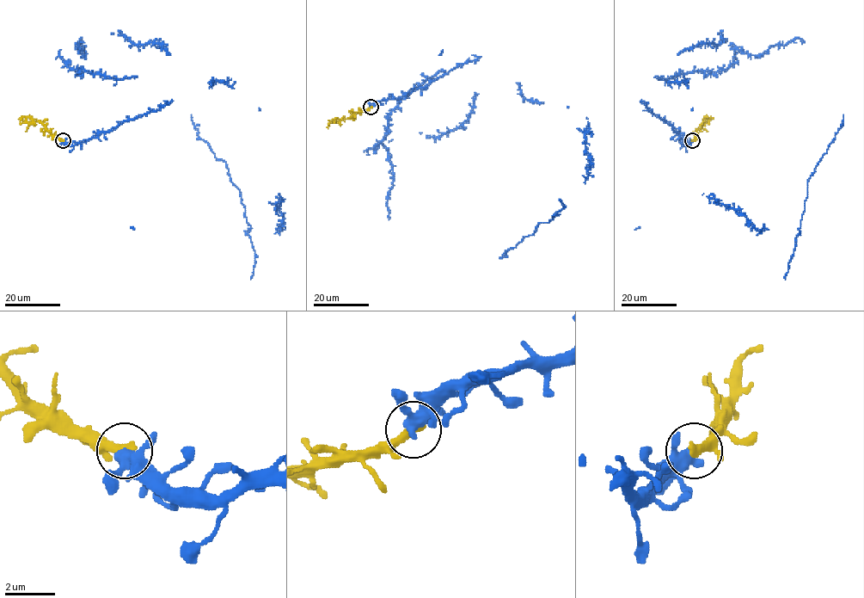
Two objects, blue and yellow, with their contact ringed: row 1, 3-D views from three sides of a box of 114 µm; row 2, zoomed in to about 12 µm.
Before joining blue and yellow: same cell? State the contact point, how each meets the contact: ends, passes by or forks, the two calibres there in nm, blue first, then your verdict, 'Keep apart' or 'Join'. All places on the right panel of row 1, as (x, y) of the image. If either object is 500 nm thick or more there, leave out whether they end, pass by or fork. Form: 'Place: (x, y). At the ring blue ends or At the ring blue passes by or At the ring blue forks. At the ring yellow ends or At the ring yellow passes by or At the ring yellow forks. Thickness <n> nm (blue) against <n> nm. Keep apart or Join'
Place: (692, 140). At the ring blue forks. At the ring yellow ends. Thickness 360 nm (blue) against 420 nm. Join

